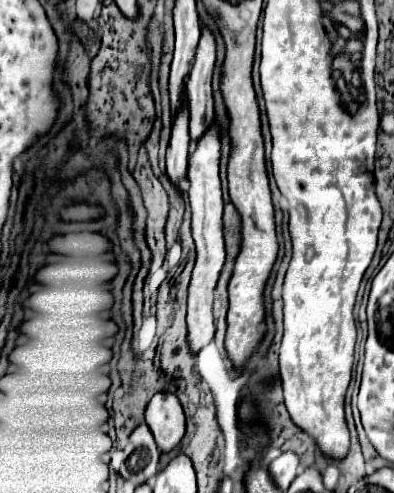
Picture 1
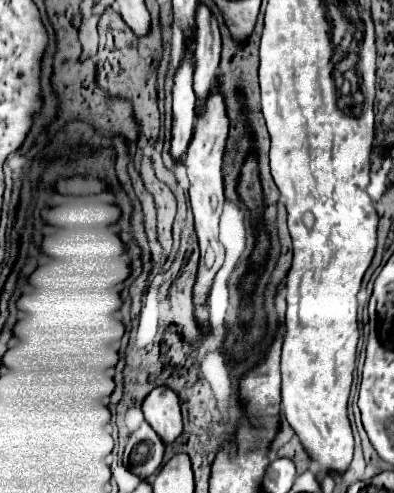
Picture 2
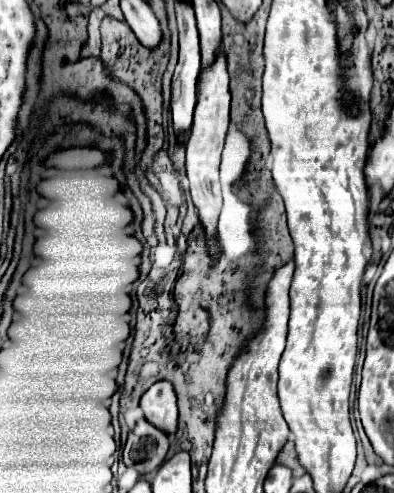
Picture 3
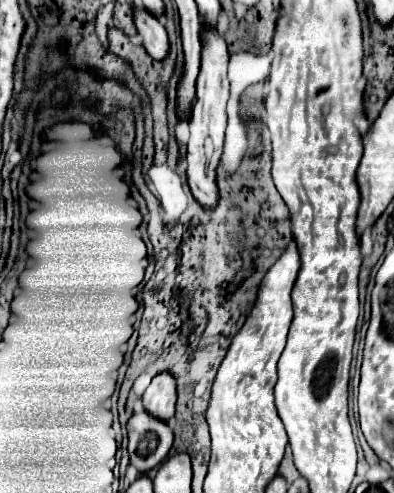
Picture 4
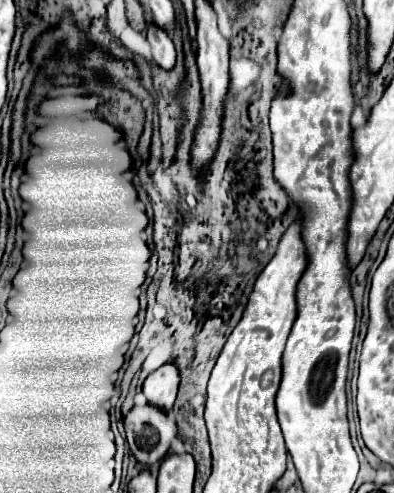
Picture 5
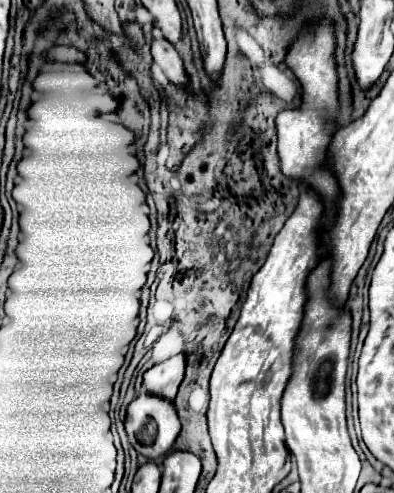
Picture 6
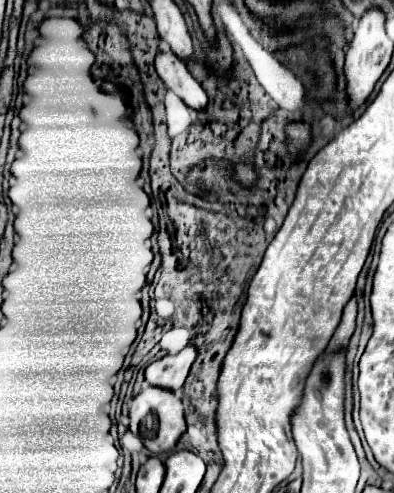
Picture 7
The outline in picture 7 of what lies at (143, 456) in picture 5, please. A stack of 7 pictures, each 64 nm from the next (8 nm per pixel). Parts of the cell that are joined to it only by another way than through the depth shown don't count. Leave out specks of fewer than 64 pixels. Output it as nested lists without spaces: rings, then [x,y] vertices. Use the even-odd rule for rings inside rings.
[[[146,386],[130,404],[130,432],[140,436],[144,446],[154,452],[162,454],[176,446],[178,438],[186,432],[186,420],[184,420],[184,404],[182,404],[182,392],[172,392],[158,386]]]

